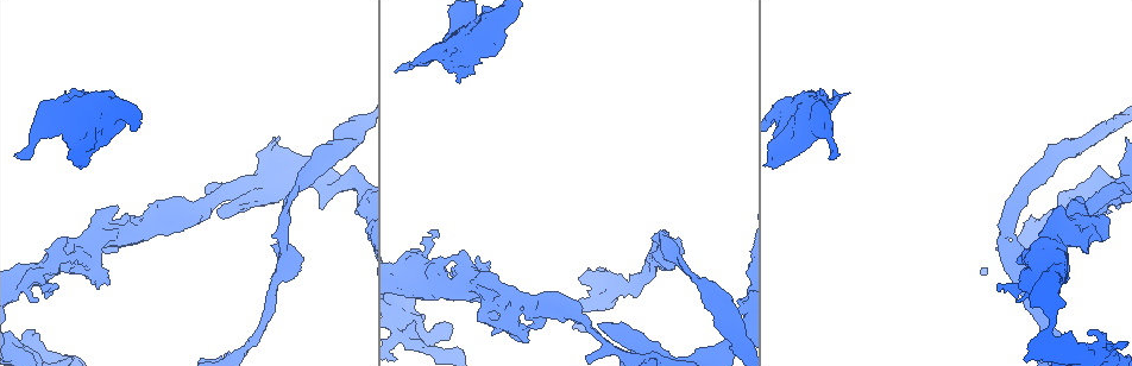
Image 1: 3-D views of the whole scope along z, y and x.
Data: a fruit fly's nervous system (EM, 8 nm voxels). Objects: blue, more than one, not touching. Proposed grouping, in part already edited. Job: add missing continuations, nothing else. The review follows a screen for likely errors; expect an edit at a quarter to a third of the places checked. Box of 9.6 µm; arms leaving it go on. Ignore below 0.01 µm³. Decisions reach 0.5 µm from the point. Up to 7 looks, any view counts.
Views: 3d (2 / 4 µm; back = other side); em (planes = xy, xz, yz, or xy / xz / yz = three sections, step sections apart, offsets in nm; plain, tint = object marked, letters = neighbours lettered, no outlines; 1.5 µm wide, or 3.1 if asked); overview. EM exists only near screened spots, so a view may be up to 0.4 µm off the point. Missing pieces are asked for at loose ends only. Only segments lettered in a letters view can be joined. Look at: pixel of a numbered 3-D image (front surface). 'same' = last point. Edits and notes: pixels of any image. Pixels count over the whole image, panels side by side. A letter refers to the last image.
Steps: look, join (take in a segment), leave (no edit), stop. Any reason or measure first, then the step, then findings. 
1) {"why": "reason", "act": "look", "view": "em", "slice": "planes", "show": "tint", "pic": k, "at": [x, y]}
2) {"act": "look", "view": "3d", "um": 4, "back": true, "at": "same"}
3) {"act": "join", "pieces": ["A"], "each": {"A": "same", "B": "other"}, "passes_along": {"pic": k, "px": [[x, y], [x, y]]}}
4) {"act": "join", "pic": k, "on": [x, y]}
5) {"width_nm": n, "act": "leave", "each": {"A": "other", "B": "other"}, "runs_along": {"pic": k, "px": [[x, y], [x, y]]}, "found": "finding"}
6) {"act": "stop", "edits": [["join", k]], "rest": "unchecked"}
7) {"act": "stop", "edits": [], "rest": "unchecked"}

{"why": "tapers out", "act": "look", "view": "3d", "um": 2, "pic": 1, "at": [321, 175]}

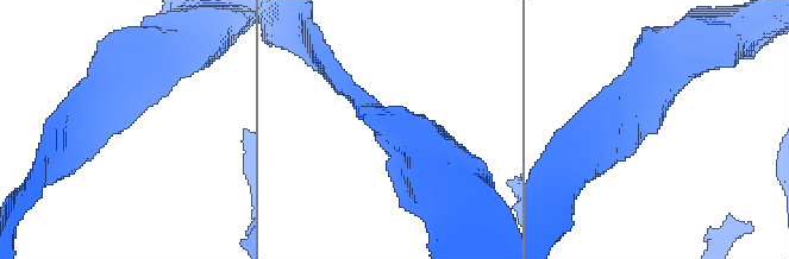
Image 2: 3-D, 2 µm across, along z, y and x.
{"why": "need the tissue", "act": "look", "view": "em", "slice": "xz", "step": 4, "show": "tint", "pic": 2, "at": [653, 133]}

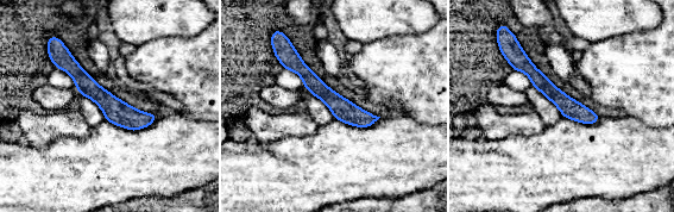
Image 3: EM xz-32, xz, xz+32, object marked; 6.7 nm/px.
{"act": "look", "view": "em", "slice": "planes", "show": "letters", "at": "same"}

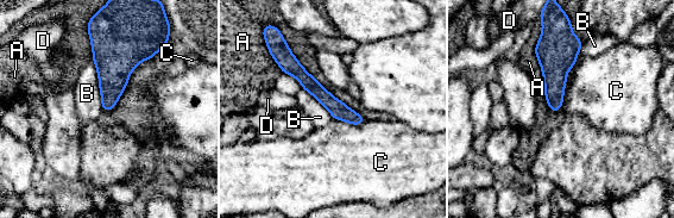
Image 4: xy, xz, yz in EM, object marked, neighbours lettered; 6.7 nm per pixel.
{"act": "leave", "each": {"A": "other", "B": "other", "C": "other", "D": "other"}, "border": {"pic": 4, "px": [[333, 118], [351, 124], [365, 122]]}, "found": "no lettered segment goes on from it"}

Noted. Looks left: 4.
{"why": "branch stops here", "act": "look", "view": "em", "slice": "planes", "show": "letters", "pic": 1, "at": [1118, 209]}

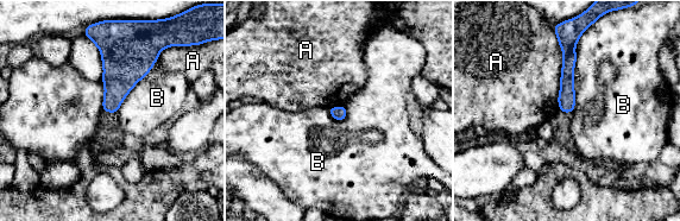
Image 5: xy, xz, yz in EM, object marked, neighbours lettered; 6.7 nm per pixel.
{"act": "leave", "each": {"A": "other", "B": "other"}, "found": "no lettered segment goes on from it"}

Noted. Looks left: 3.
{"why": "an open end", "act": "look", "view": "em", "slice": "planes", "show": "plain", "pic": 1, "at": [98, 287]}

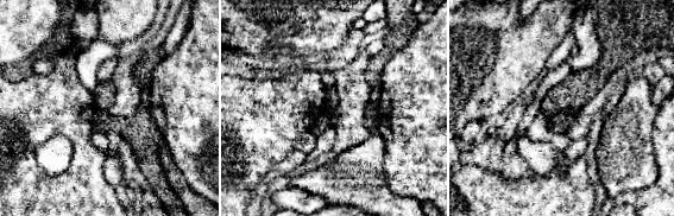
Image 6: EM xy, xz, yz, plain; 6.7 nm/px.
{"why": "where the object lies", "act": "look", "view": "em", "slice": "planes", "show": "tint", "at": "same"}

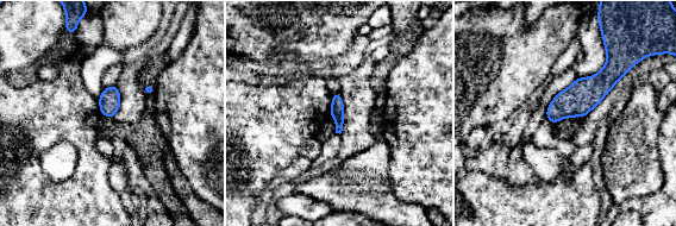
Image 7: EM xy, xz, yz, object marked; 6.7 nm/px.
{"act": "look", "view": "em", "slice": "planes", "show": "letters", "at": "same"}

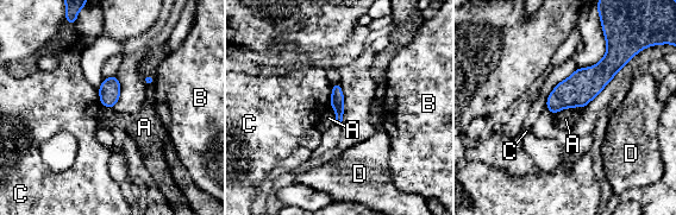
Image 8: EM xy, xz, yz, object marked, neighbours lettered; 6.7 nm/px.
{"longest_contact_nm": ["A", 180], "act": "leave", "each": {"A": "other", "B": "other", "C": "other", "D": "other"}, "border": {"pic": 8, "px": [[576, 106], [562, 108], [552, 115]]}, "found": "none of them fits"}

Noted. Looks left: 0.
{"act": "stop", "edits": [], "rest": "unchecked"}

